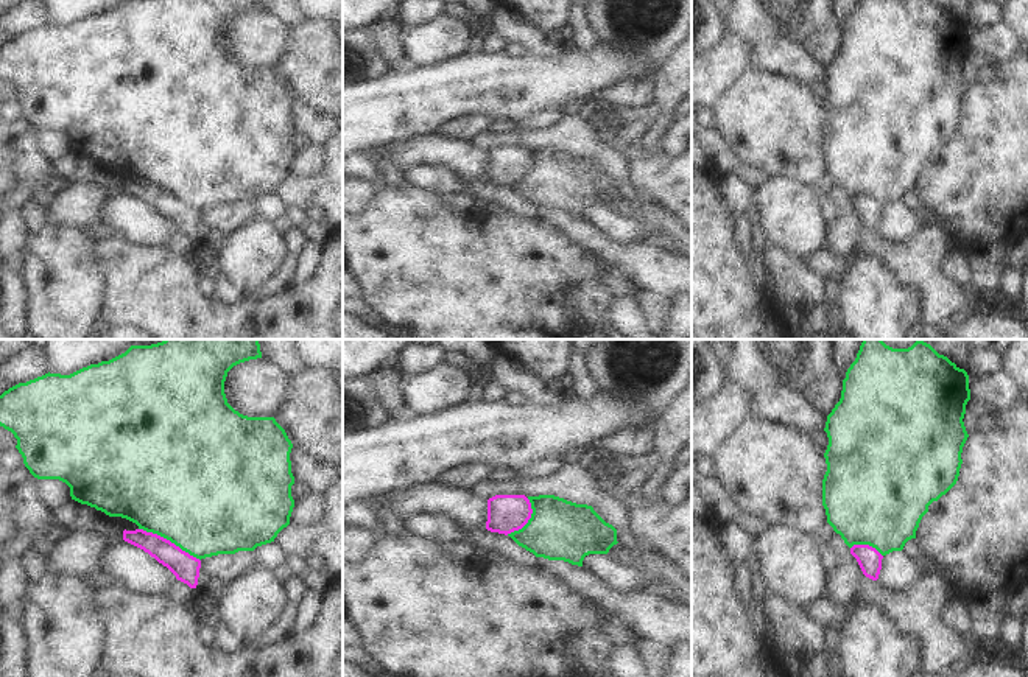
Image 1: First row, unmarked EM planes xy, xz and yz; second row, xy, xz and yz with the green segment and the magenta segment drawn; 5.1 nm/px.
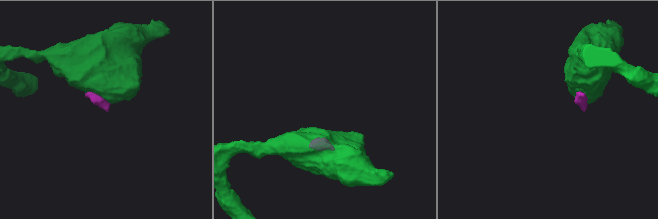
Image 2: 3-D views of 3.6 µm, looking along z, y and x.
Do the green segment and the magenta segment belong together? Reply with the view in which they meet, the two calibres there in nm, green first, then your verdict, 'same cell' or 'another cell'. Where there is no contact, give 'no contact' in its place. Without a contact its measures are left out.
contact in xy; calibres 500 and 140 nm; another cell

